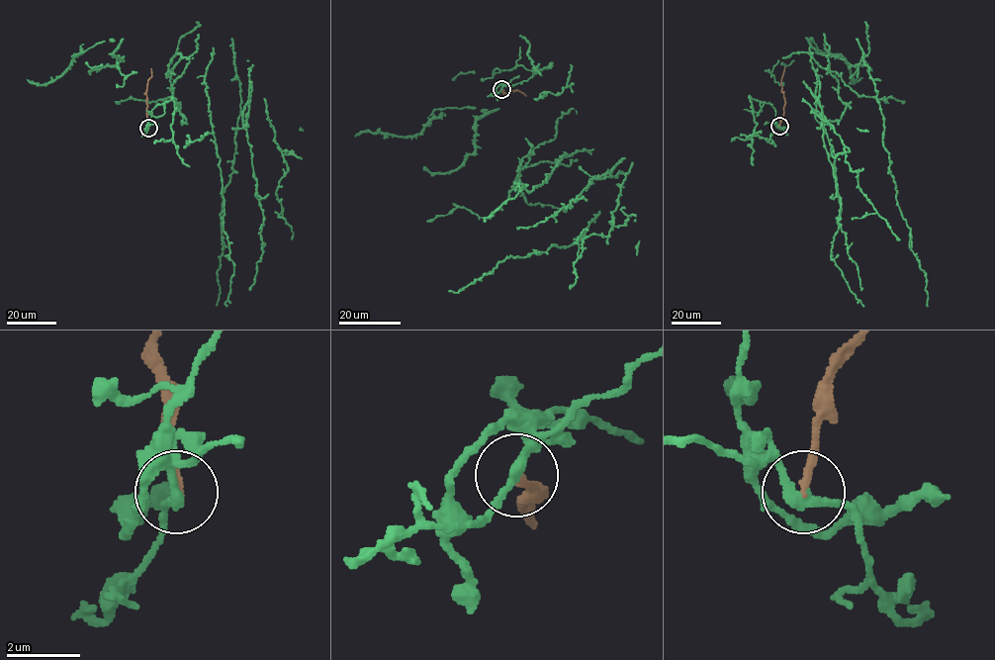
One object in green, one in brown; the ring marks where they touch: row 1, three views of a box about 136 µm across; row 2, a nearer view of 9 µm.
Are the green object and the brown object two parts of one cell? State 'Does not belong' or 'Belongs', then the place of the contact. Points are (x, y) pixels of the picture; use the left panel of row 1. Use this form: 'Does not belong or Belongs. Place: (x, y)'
Does not belong. Place: (148, 128)

